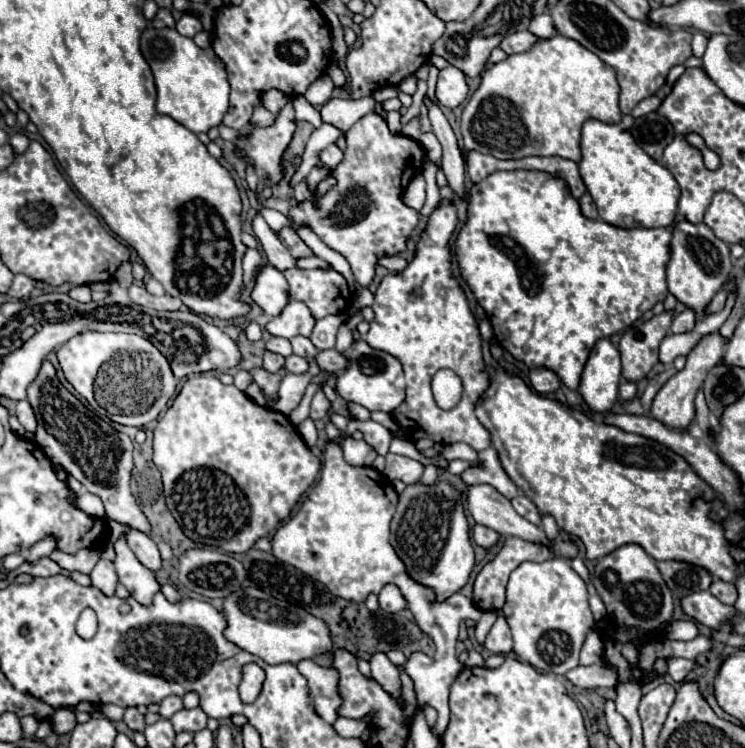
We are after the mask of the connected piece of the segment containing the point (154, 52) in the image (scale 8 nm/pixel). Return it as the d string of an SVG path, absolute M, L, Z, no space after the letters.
M149 25L141 35L141 53L155 75L157 113L169 115L193 133L207 133L211 127L221 125L221 119L229 109L229 79L223 61L213 53L211 47L201 49L195 45L193 39L179 35L175 29L155 29Z

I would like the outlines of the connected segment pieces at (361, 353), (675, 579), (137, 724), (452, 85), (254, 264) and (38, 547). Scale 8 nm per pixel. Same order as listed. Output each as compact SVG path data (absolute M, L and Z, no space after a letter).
M357 341L353 349L347 353L347 359L349 359L349 367L337 377L337 385L335 385L337 393L343 399L351 403L359 403L369 411L387 411L387 413L393 413L393 409L397 409L403 403L405 377L401 363L393 355L371 349L365 341Z
M659 561L657 563L667 587L671 589L675 599L687 597L689 593L697 593L709 589L713 577L695 565L681 563L681 561Z
M127 707L127 709L125 709L125 719L123 719L123 721L125 721L127 727L133 729L133 731L143 731L143 729L145 729L145 717L143 717L135 707Z
M445 67L439 73L437 79L437 89L435 89L435 97L441 105L445 107L457 107L465 101L467 97L467 79L465 75L457 69L457 67Z
M247 249L242 259L243 282L247 285L242 291L242 299L247 300L247 304L253 305L251 291L255 284L256 270L260 267L261 257L256 249Z
M47 537L47 539L39 541L39 543L35 543L35 545L29 549L29 553L27 553L27 563L35 565L41 557L47 557L53 549L55 549L55 539L53 539L53 537Z

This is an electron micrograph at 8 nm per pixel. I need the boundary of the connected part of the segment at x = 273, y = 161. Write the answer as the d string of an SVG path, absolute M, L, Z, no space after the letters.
M289 101L281 113L277 115L277 123L259 129L259 127L247 127L245 133L241 135L241 143L251 143L249 151L241 151L239 155L247 155L249 163L253 163L257 169L263 171L273 183L285 177L284 170L279 165L279 159L285 151L285 147L291 141L291 135L295 131L295 111L293 103Z

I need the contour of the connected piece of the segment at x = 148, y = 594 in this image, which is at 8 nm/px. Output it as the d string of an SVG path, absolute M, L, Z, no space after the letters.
M123 541L115 543L115 561L113 563L117 569L119 581L127 587L131 597L135 601L139 601L141 605L151 605L153 595L159 591L155 573L149 571L145 565L141 565L139 559L129 549L129 545Z

